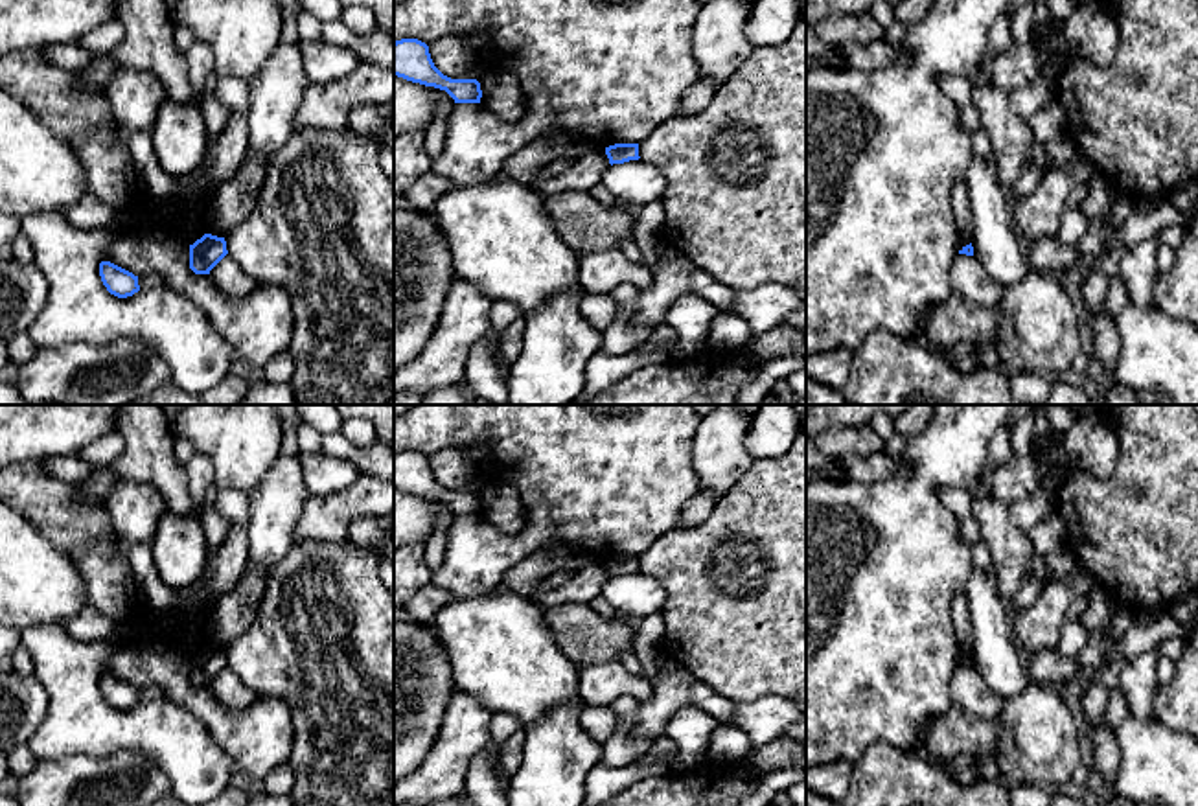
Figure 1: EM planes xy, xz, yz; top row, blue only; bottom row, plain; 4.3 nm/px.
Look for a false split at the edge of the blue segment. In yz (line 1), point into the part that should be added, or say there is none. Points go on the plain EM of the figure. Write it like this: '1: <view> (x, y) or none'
1: none

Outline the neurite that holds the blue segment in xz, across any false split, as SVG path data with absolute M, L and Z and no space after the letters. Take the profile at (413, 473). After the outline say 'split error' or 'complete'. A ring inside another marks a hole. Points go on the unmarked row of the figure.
M418 451L394 455L394 488L425 499L445 502L455 515L480 515L482 502L477 491L451 491L432 475L429 458Z; complete

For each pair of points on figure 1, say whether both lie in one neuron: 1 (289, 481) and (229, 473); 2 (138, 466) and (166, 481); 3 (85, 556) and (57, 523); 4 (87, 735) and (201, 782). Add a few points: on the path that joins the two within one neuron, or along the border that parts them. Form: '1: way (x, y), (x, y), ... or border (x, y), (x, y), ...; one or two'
1: border (278, 453), (271, 468), (247, 492); two
2: way (146, 466), (159, 473); one
3: border (122, 545), (81, 545), (67, 552); two
4: way (115, 735), (153, 735), (173, 755); one

